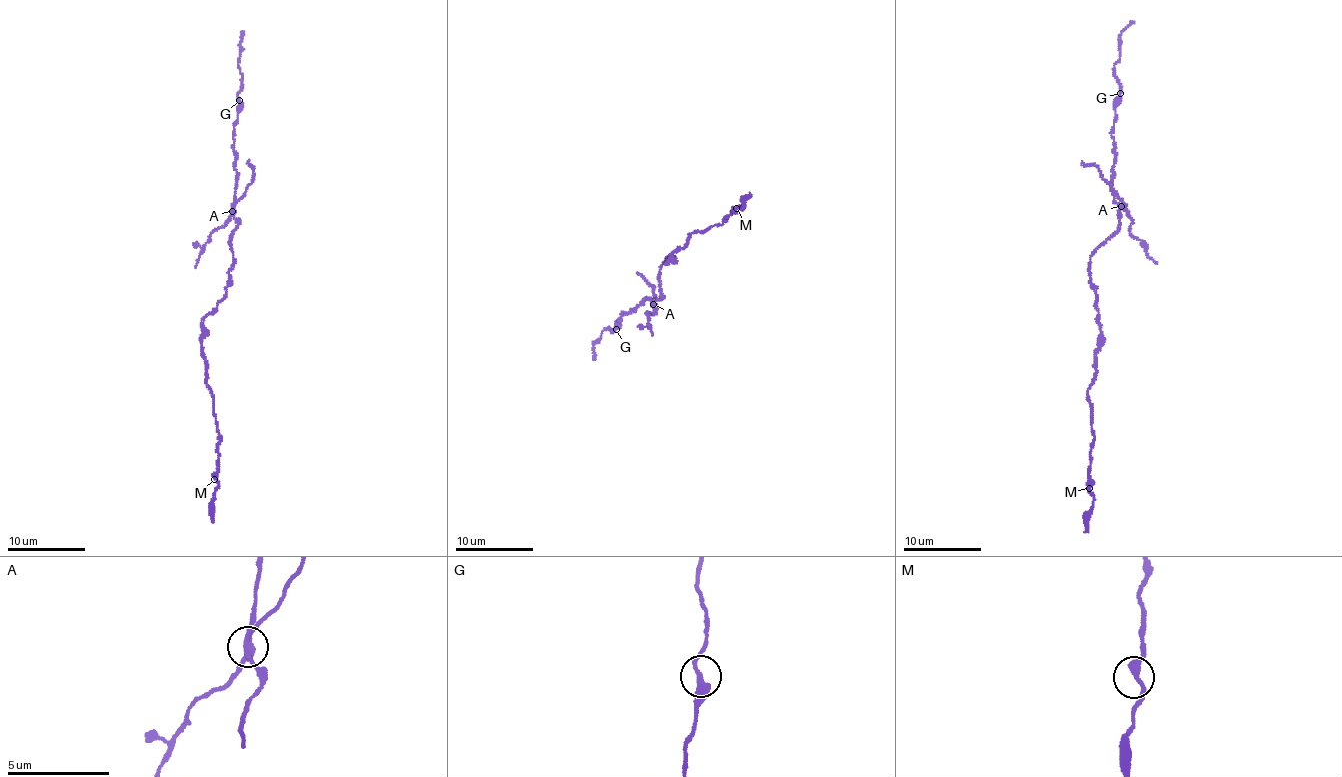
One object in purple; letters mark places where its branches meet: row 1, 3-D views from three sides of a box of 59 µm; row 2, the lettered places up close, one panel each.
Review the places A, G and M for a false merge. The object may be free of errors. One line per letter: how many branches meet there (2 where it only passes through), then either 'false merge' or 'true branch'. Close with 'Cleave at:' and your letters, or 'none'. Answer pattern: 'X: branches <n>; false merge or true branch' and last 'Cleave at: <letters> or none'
A: branches 3; false merge
G: branches 2; true branch
M: branches 2; true branch
Cleave at: A

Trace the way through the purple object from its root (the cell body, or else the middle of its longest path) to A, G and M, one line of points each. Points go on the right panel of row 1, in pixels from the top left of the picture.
A: (1089, 273), (1090, 255), (1117, 229), (1122, 206)
G: (1089, 273), (1092, 252), (1117, 229), (1120, 218), (1110, 181), (1114, 157), (1111, 129), (1120, 93)
M: (1089, 273), (1101, 346), (1096, 352), (1096, 379), (1088, 390), (1094, 433), (1089, 488)

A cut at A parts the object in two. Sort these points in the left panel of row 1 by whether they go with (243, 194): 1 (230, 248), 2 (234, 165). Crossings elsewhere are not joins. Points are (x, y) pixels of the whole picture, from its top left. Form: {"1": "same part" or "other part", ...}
{"1": "other part", "2": "other part"}

